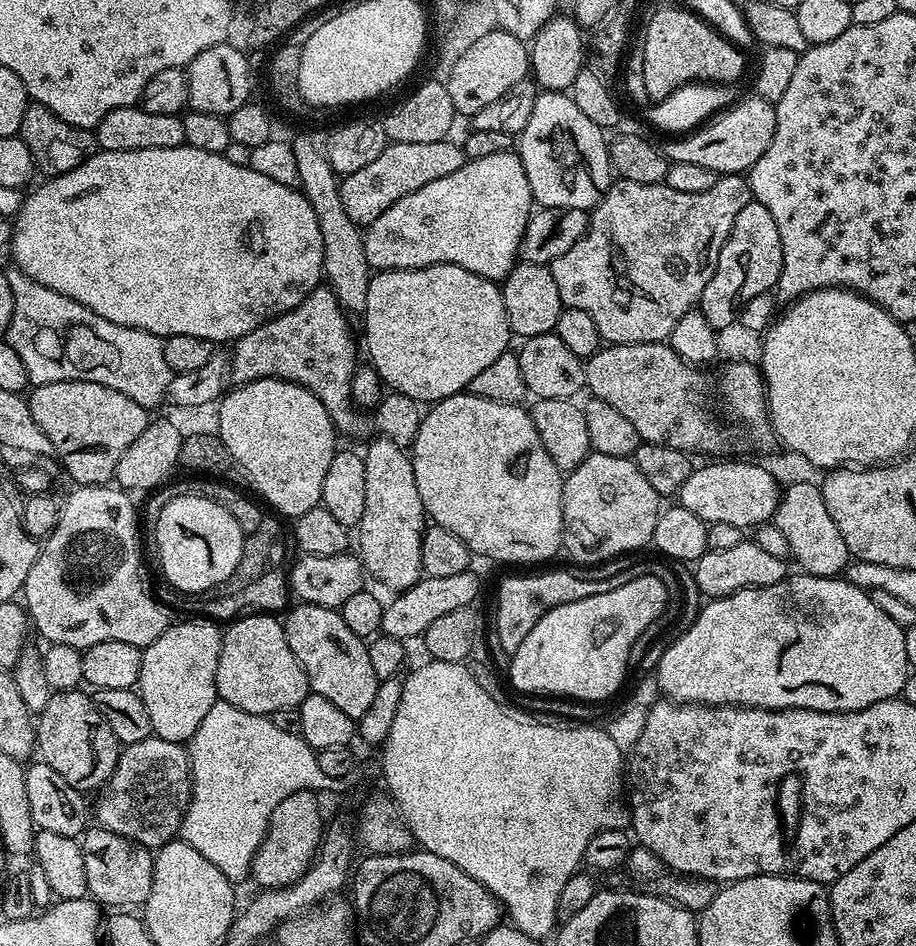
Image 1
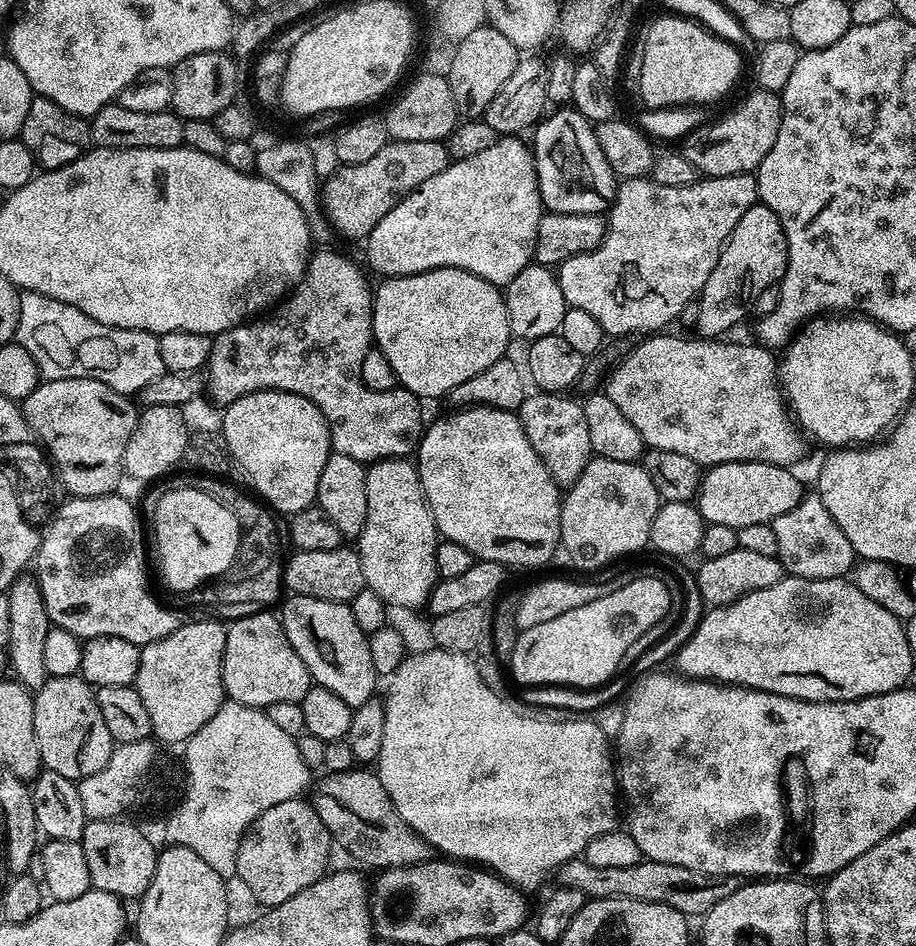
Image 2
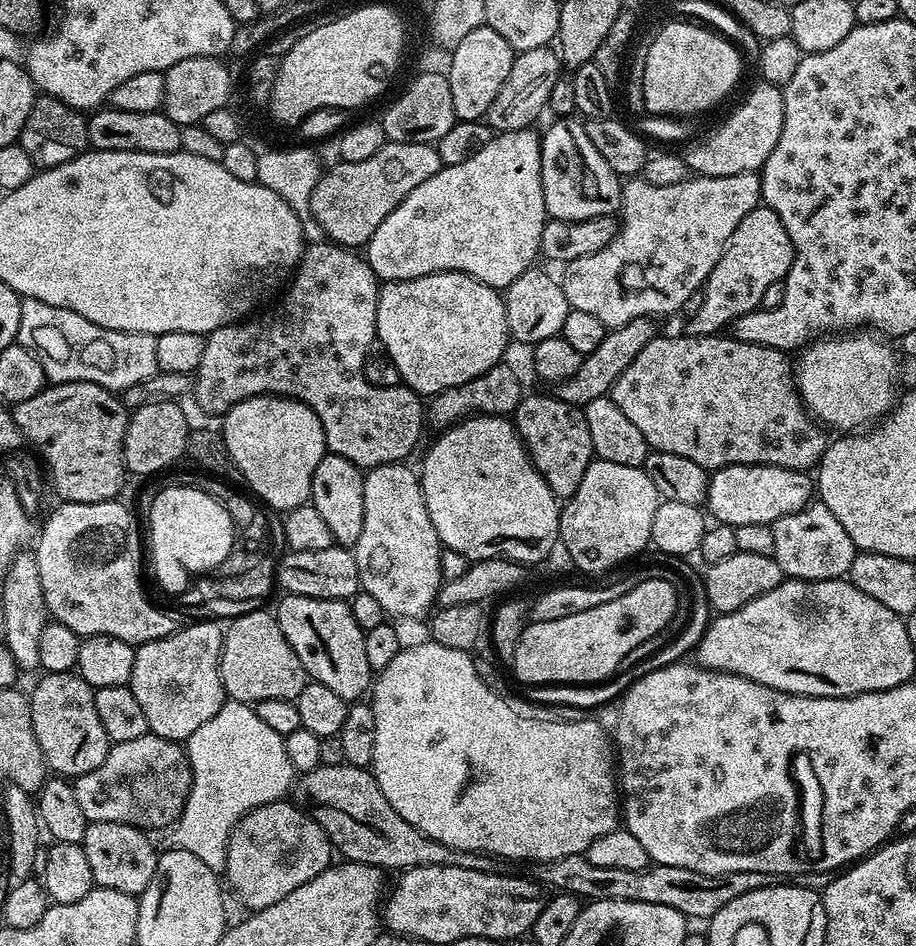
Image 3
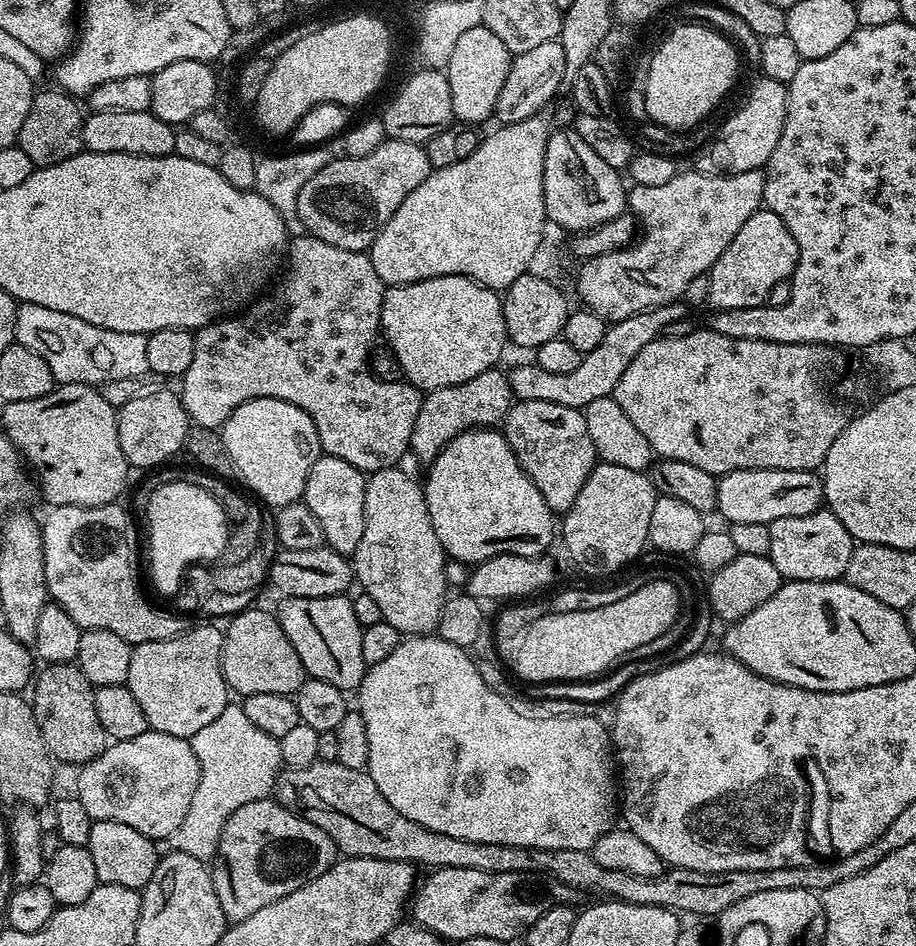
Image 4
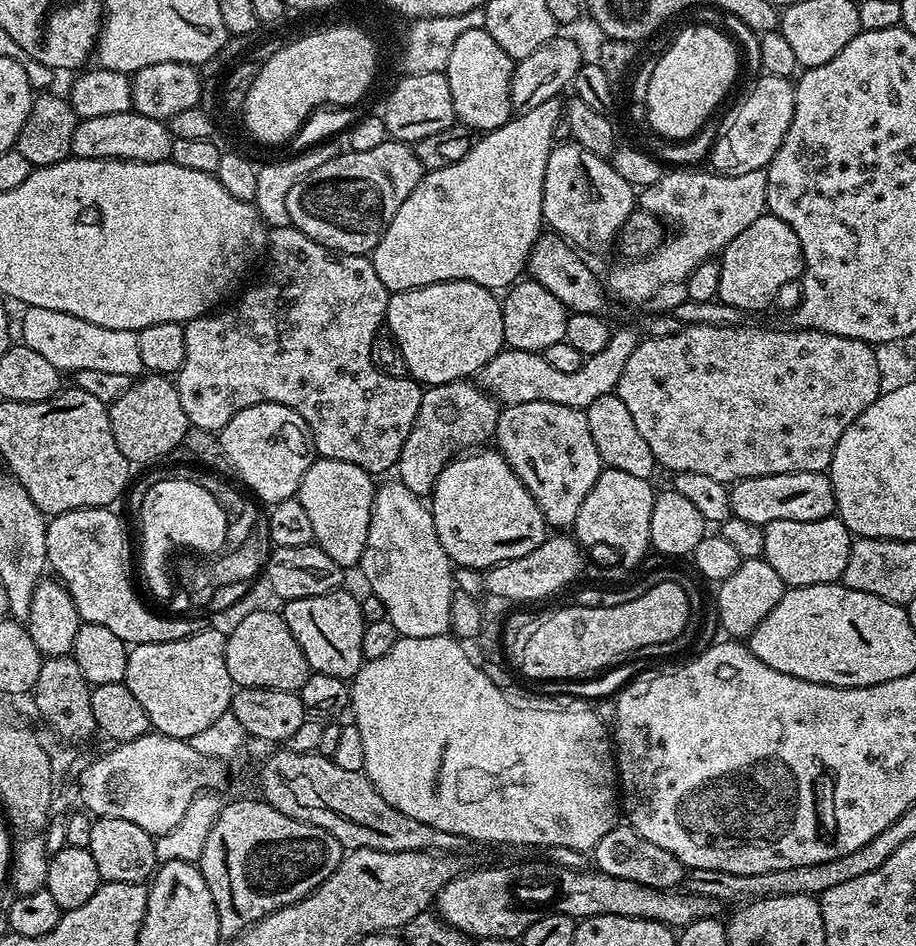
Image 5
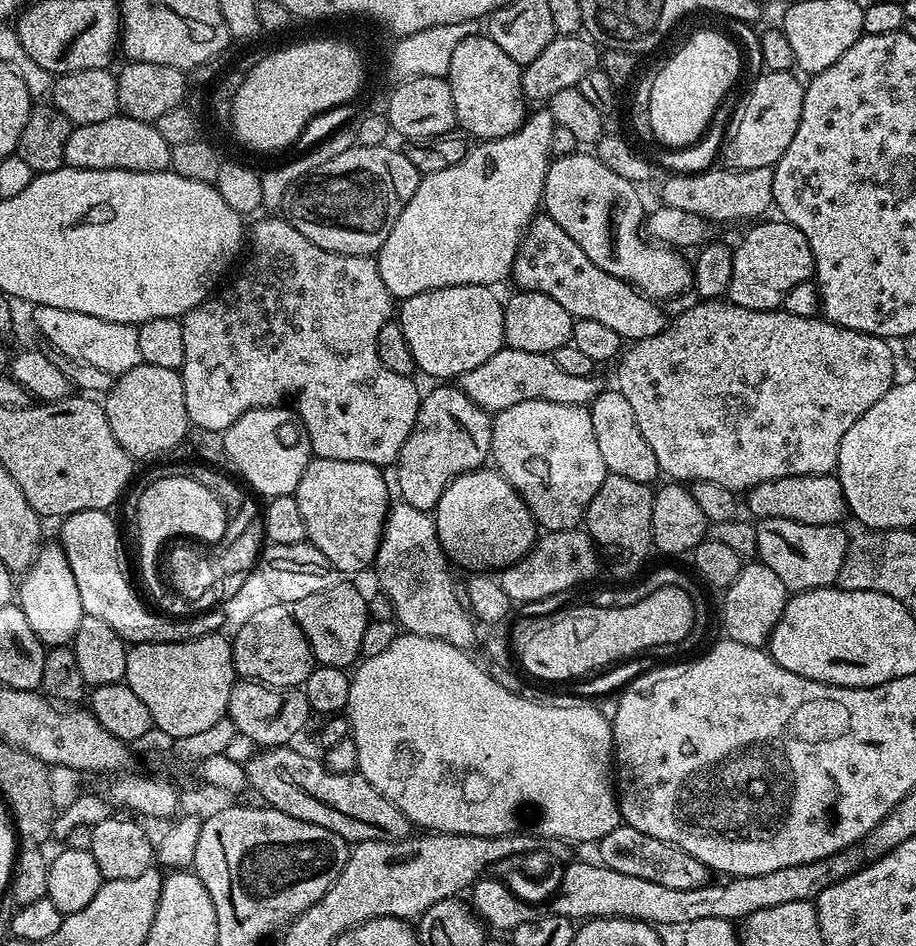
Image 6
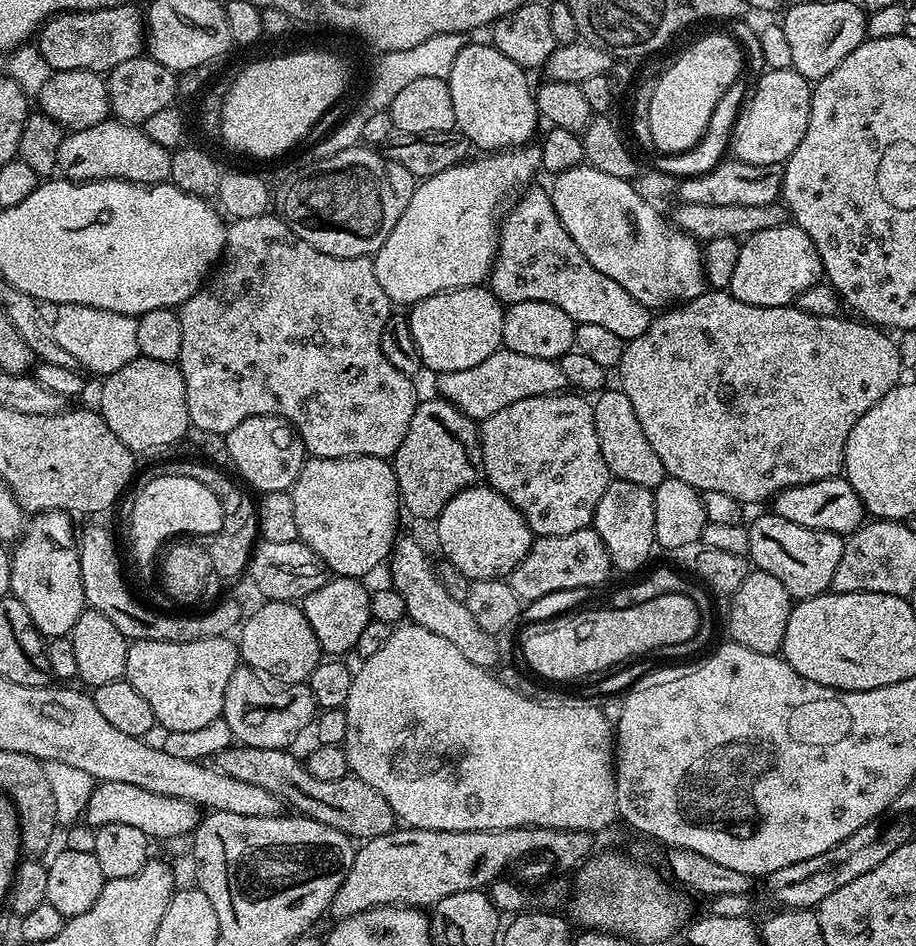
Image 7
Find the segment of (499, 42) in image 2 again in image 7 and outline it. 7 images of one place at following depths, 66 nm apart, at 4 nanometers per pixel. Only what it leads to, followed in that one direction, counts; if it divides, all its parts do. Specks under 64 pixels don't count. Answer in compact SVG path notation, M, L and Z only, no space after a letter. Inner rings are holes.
M468 44L454 62L447 82L450 86L450 98L454 101L454 118L456 128L468 139L469 145L480 147L480 150L507 150L518 148L529 143L536 132L536 97L533 85L528 85L529 73L519 68L506 54L502 54L491 44Z

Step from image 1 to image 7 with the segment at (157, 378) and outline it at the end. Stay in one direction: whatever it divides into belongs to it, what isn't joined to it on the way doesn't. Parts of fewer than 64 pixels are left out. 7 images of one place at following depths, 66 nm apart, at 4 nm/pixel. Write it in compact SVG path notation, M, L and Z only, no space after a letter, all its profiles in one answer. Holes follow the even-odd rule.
M53 304L47 311L43 313L43 318L54 342L74 354L81 369L97 372L97 377L103 378L114 370L122 370L126 362L134 362L140 355L137 317L81 304Z

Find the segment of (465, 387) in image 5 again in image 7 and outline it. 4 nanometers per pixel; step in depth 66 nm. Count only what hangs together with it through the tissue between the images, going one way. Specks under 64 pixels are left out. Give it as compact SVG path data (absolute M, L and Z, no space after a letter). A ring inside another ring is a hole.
M421 399L414 410L414 418L410 418L410 430L406 430L406 438L402 438L402 446L398 446L395 456L390 460L392 469L396 471L403 511L407 515L409 512L416 520L435 521L436 517L442 514L446 502L450 502L454 494L477 483L479 454L480 430L477 421L462 414L462 410L455 408L448 400Z

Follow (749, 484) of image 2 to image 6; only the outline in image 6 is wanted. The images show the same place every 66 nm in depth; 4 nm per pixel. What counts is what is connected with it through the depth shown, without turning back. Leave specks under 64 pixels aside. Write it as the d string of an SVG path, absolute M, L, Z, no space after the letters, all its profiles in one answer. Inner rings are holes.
M835 475L826 476L787 476L777 480L767 480L758 486L748 489L746 493L746 508L753 512L751 515L766 520L793 520L803 524L822 526L823 524L840 524L848 512L848 503L842 494L842 486Z

